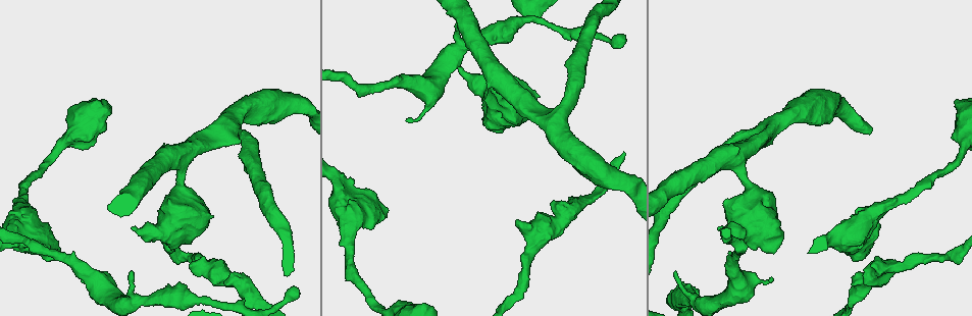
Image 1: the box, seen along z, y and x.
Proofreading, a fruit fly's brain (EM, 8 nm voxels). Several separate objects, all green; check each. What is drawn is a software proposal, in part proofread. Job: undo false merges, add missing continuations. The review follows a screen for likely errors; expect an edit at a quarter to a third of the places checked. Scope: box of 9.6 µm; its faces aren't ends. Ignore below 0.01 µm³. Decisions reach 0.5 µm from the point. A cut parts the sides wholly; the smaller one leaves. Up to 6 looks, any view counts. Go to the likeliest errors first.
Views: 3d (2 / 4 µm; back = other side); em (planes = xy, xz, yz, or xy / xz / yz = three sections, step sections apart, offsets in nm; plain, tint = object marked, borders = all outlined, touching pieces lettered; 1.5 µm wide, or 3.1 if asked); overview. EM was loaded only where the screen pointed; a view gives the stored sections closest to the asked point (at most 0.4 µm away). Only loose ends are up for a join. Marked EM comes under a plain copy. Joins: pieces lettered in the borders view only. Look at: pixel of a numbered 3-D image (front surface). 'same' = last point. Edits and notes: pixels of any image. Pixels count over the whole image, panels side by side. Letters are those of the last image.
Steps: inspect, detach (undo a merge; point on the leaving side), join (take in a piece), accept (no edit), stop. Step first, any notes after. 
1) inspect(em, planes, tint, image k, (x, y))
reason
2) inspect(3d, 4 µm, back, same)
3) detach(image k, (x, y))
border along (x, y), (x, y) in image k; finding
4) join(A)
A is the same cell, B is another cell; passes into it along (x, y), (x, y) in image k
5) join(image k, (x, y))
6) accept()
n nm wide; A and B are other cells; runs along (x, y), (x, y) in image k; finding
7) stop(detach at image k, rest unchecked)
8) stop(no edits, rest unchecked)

inspect(3d, 4 µm, image 1, (190, 267))

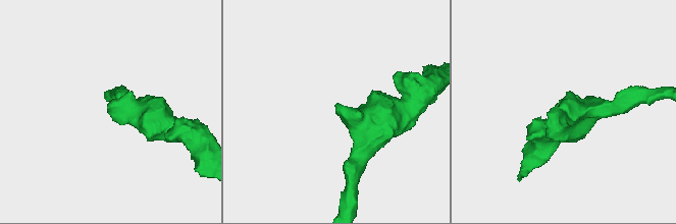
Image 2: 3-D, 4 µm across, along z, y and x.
inspect(em, xy, step 8, borders, image 2, (110, 107))
now the EM

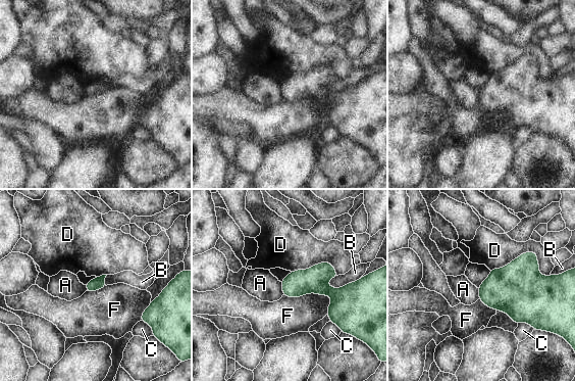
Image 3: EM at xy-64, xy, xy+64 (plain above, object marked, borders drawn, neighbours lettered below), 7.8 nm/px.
accept()
A, B, C, D and F are other cells; no lettered piece goes on from it

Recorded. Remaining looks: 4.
inspect(3d, 4 µm, image 1, (674, 271))
an open end

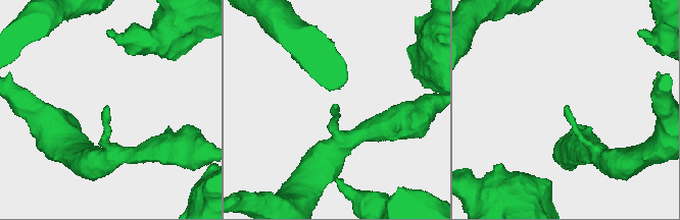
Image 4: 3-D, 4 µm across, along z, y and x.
inspect(em, xy, step 4, borders, image 4, (566, 107))

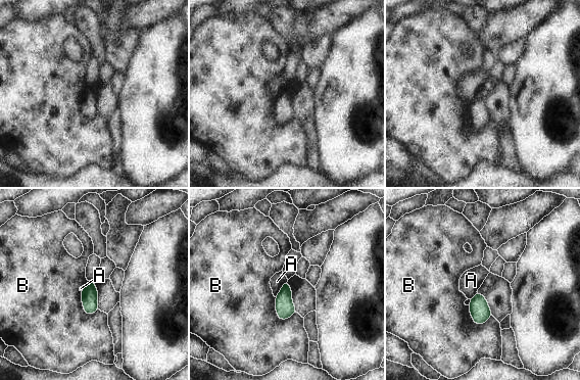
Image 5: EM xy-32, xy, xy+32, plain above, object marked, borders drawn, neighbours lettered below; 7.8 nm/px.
accept()
A and B are other cells; border along (275, 297), (277, 316), (287, 320) in image 5; none of them fits

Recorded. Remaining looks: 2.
inspect(em, planes, borders, image 1, (718, 228))
thick end

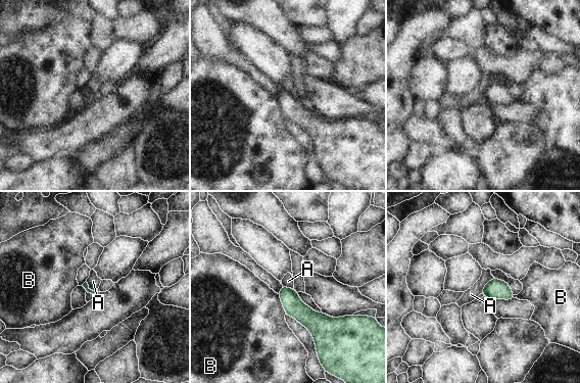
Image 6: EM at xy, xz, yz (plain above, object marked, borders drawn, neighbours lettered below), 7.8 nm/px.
accept()
A and B are other cells; border along (494, 278), (486, 283), (481, 293) in image 6; none of them fits

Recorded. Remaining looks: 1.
stop(no edits, rest unchecked)

